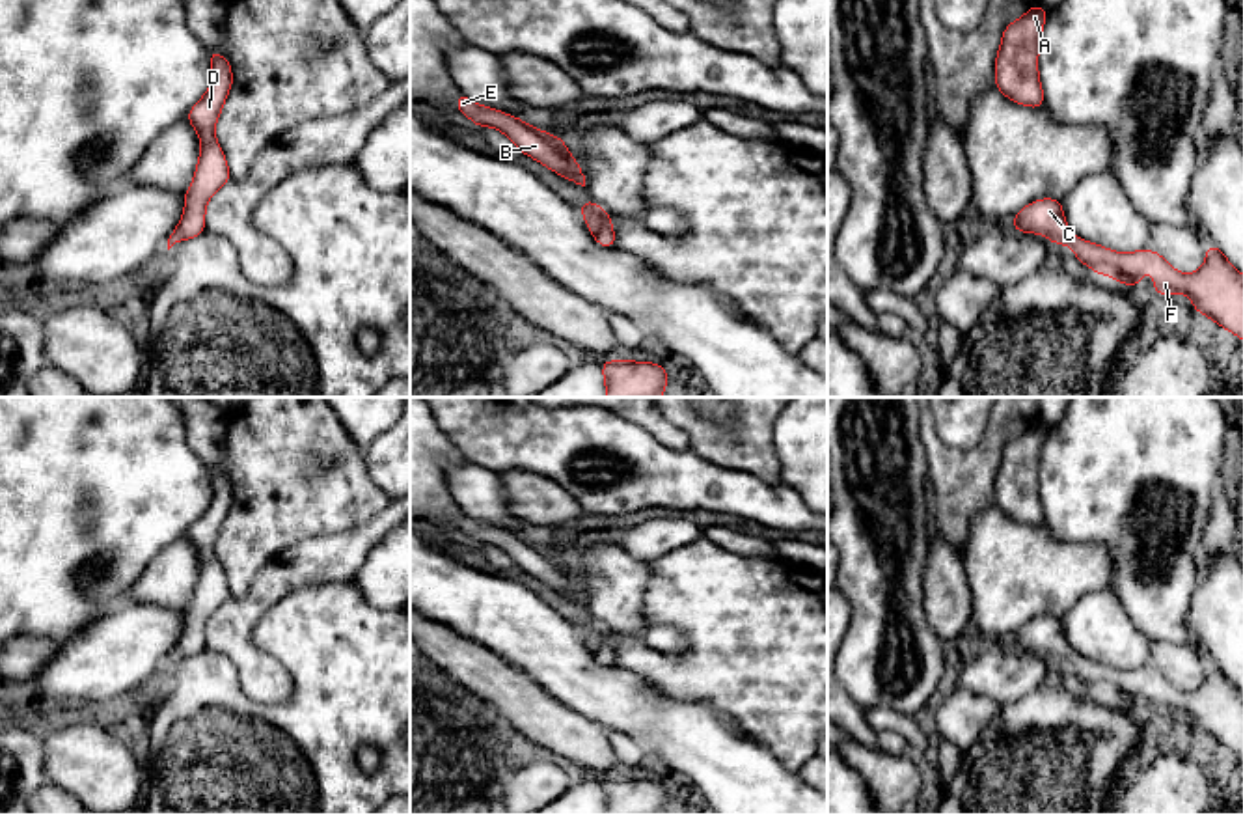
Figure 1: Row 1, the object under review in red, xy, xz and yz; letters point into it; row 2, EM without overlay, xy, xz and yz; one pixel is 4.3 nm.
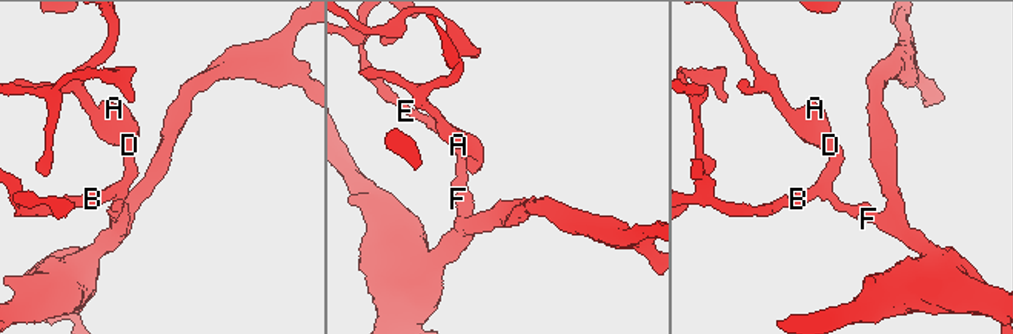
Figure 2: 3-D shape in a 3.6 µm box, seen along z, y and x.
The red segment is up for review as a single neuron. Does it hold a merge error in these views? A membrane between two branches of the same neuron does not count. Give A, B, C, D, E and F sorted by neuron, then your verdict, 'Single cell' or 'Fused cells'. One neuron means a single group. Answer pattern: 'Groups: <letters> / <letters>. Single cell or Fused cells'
Groups: A B C D E F. Single cell

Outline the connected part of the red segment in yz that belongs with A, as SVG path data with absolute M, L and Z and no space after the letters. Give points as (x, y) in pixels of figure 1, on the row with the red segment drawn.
M1032 6L1023 17L1003 30L995 60L995 88L1012 103L1044 108L1044 91L1038 76L1040 35L1047 9Z

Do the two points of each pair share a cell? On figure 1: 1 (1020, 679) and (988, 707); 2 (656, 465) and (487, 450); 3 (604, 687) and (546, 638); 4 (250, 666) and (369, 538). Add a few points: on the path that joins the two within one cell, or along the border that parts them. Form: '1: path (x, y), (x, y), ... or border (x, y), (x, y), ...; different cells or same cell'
1: border (958, 683), (988, 696), (997, 705); different cells
2: path (614, 448), (597, 442), (530, 442); same cell
3: path (589, 681), (561, 653); same cell
4: path (243, 623), (243, 618), (291, 569), (327, 558); same cell

